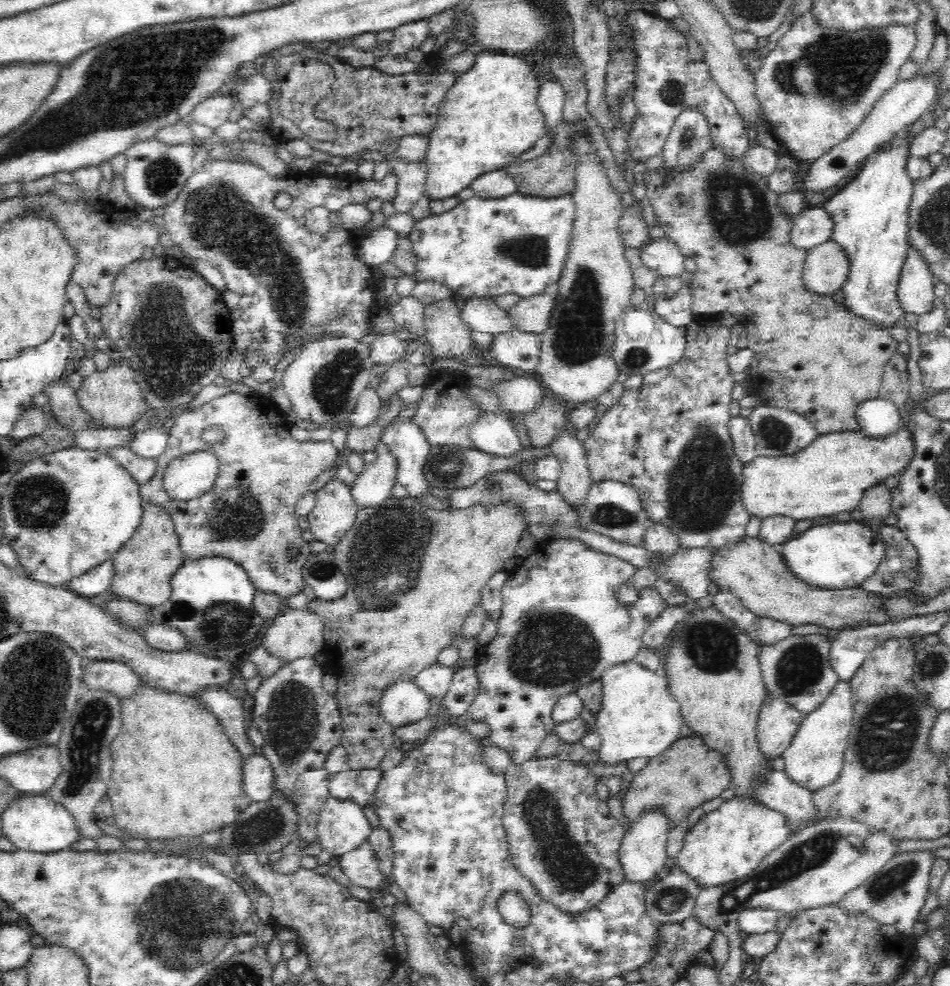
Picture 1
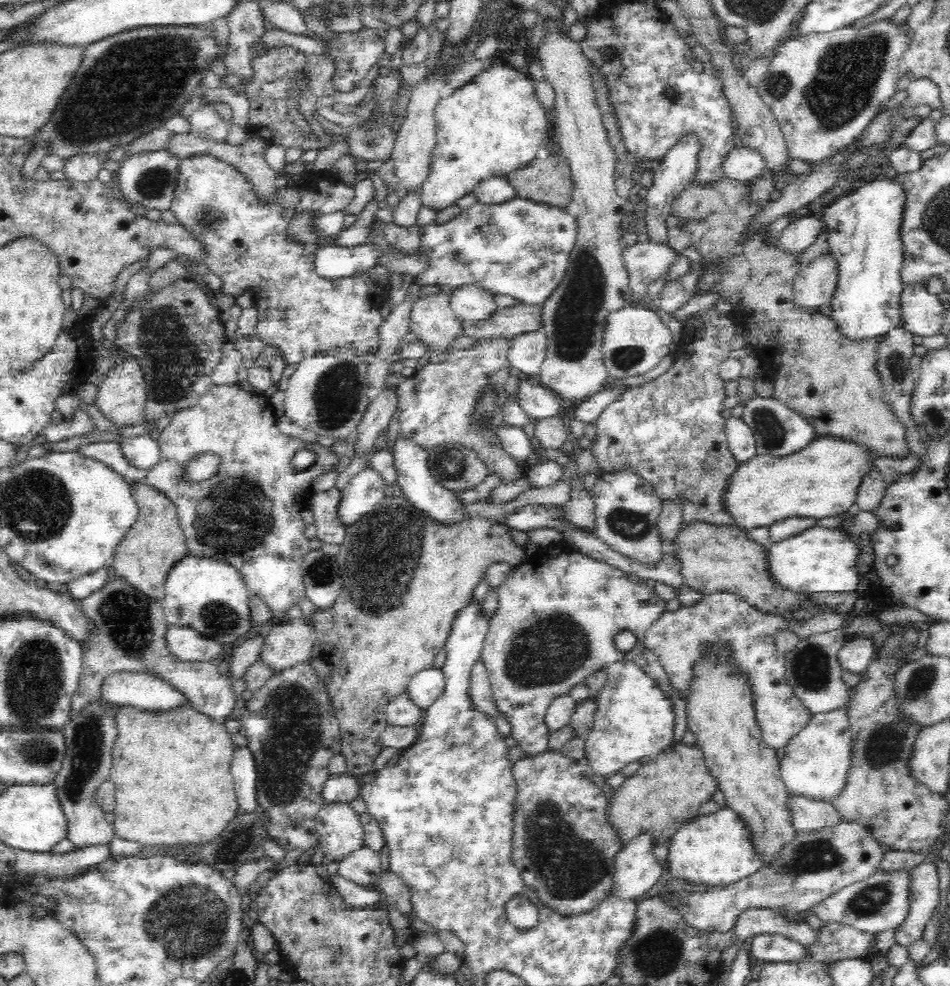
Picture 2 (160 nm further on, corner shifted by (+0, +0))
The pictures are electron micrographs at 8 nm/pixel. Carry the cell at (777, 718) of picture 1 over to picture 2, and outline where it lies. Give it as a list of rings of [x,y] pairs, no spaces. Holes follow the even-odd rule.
[[[717,592],[704,595],[694,605],[681,605],[676,611],[662,612],[646,632],[643,644],[645,649],[658,656],[670,684],[680,691],[684,699],[689,681],[692,680],[692,664],[700,658],[701,649],[712,644],[712,641],[727,642],[734,650],[734,662],[740,671],[750,676],[756,719],[761,728],[763,743],[776,751],[785,748],[790,739],[808,724],[812,715],[784,681],[784,658],[776,651],[774,634],[778,629],[792,629],[799,639],[804,639],[814,634],[840,630],[848,620],[850,616],[845,612],[818,613],[808,620],[795,621],[784,615],[760,612],[732,593]]]

